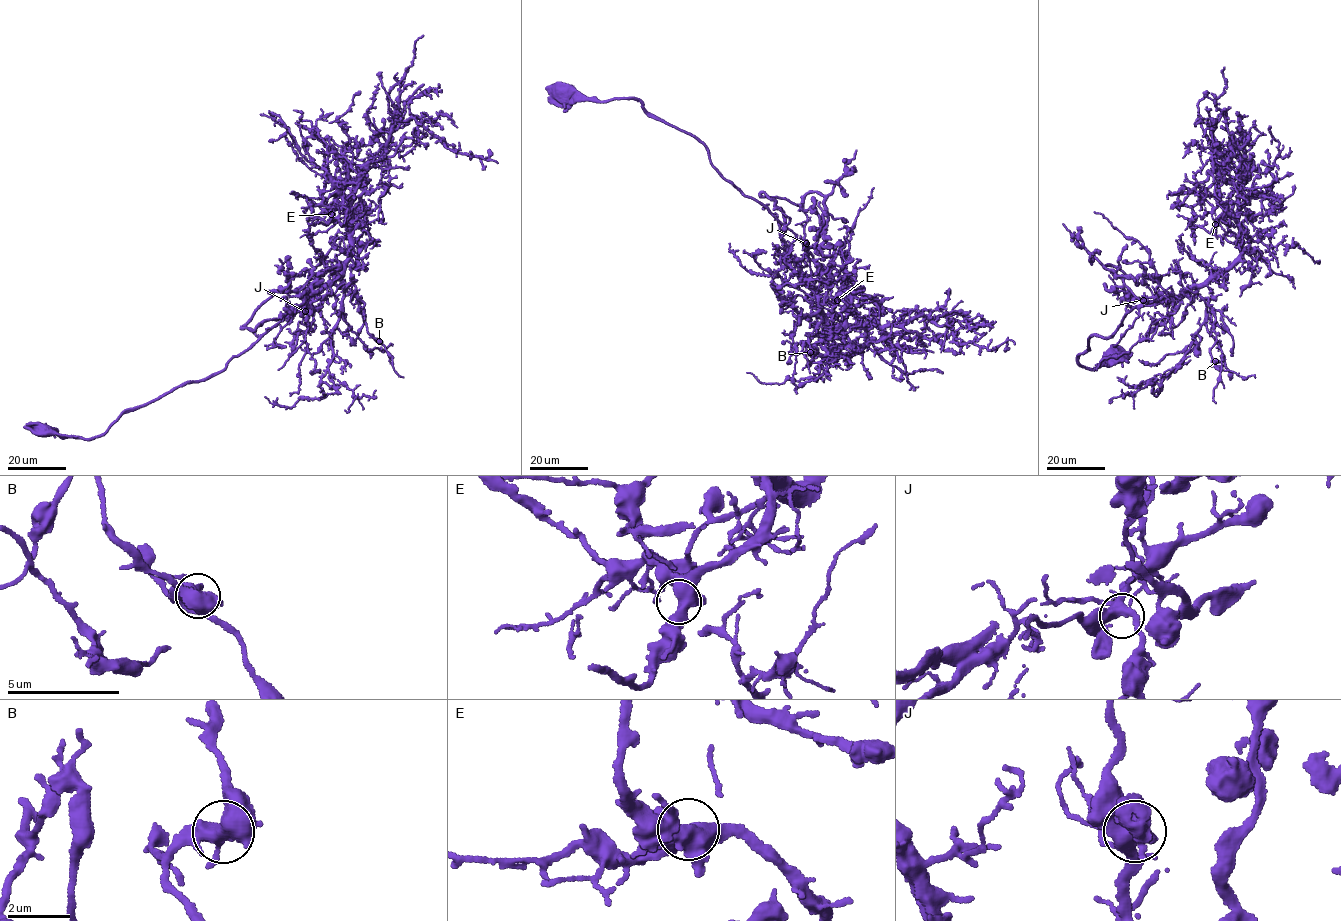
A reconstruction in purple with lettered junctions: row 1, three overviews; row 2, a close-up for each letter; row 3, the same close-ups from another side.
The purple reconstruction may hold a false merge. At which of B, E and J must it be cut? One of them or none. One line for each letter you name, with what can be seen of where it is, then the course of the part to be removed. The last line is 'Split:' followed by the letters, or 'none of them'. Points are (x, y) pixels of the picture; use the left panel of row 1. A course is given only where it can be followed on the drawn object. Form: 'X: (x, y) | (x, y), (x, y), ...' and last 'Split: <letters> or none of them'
Split: none of them

